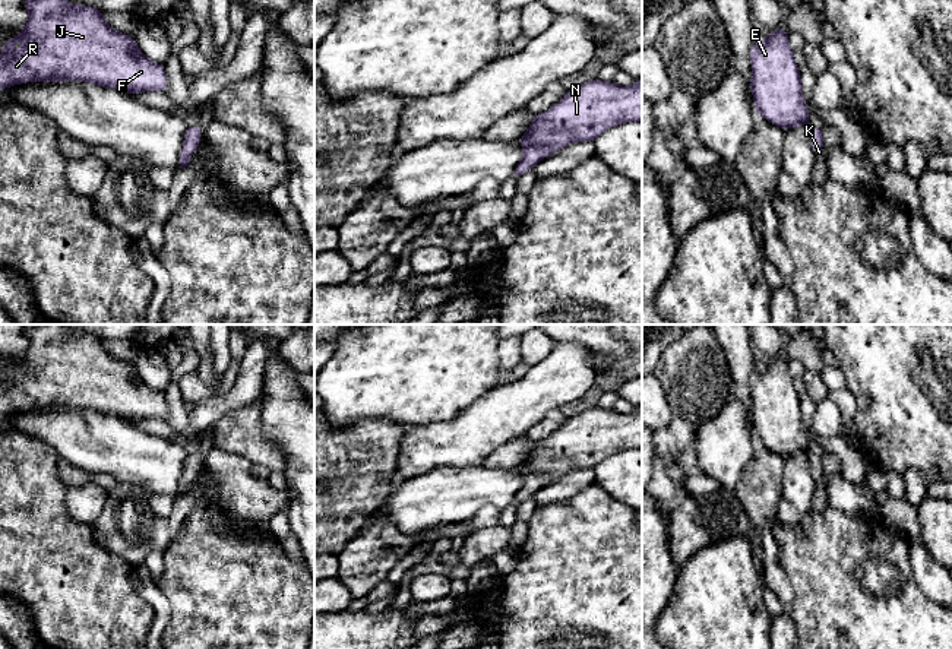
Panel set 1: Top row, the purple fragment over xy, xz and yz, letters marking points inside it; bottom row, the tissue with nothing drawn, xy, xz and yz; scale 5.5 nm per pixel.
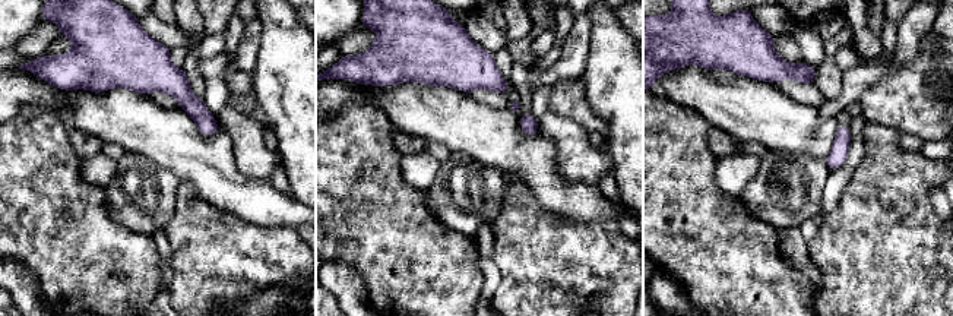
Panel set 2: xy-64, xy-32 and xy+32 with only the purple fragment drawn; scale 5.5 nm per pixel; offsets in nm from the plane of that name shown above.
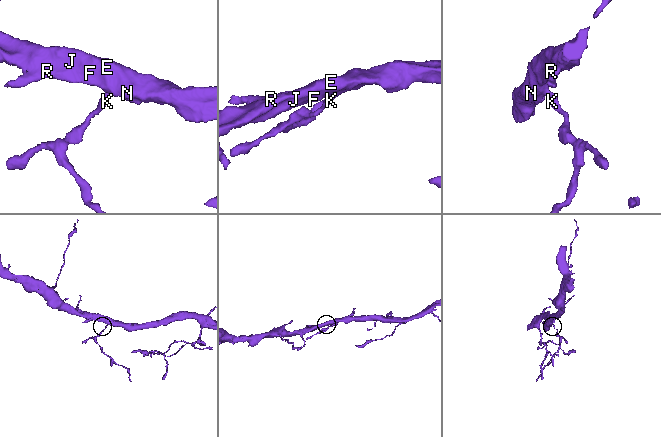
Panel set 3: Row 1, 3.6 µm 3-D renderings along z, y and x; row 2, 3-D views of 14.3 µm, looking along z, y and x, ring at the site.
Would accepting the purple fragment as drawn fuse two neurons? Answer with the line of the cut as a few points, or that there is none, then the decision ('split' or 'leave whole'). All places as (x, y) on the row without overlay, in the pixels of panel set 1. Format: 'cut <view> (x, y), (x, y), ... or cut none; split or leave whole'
cut none; leave whole

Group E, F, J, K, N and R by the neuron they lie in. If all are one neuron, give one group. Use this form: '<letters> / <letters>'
E F J K N R

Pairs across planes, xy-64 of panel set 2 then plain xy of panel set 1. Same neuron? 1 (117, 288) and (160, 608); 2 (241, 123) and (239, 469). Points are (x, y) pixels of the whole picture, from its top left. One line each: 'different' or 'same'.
1: different
2: same

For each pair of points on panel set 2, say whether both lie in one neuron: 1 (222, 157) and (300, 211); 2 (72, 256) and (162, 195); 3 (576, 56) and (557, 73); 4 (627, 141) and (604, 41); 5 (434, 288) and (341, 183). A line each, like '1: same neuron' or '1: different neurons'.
1: same neuron
2: different neurons
3: same neuron
4: same neuron
5: same neuron

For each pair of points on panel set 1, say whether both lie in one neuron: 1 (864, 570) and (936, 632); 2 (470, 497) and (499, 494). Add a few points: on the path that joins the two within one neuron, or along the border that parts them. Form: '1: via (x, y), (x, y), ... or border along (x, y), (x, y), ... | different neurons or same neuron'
1: via (882, 588), (919, 624) | same neuron
2: via (477, 494), (492, 494) | same neuron

